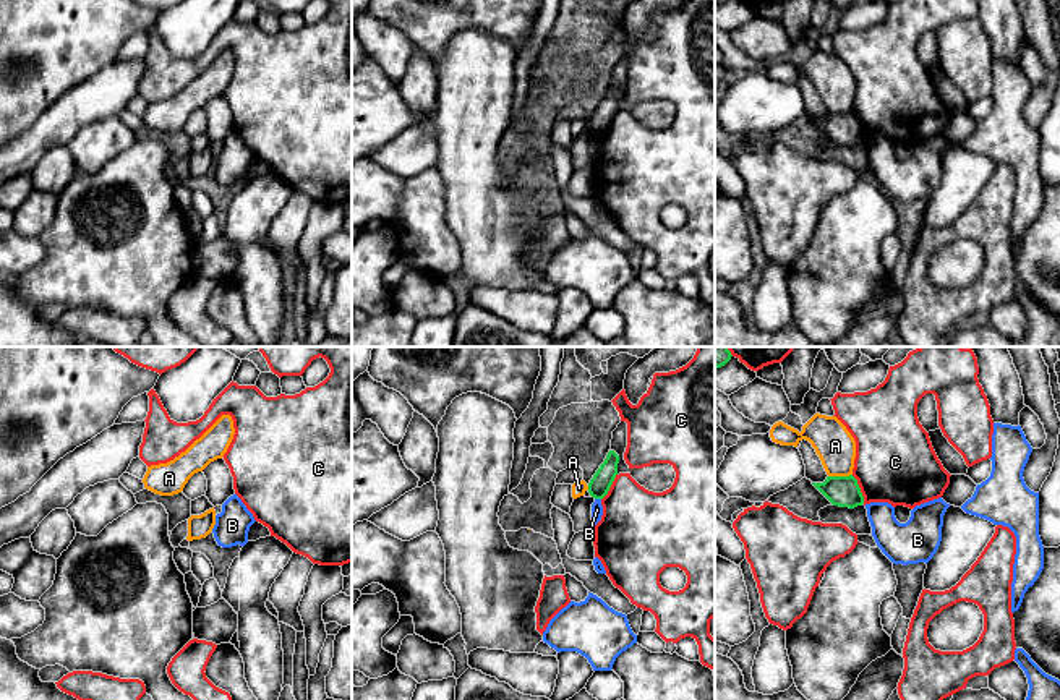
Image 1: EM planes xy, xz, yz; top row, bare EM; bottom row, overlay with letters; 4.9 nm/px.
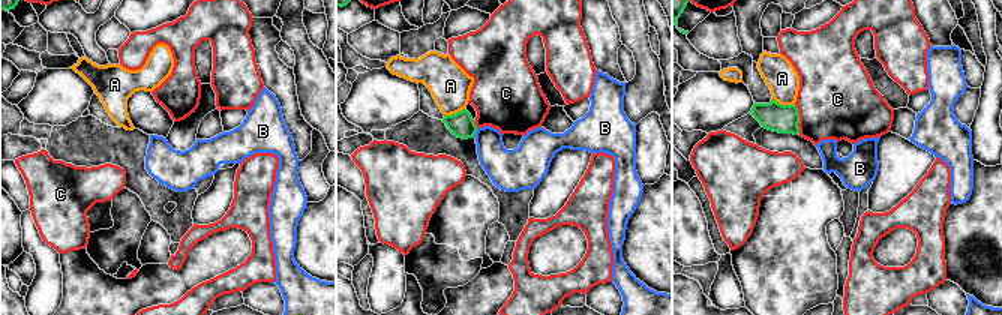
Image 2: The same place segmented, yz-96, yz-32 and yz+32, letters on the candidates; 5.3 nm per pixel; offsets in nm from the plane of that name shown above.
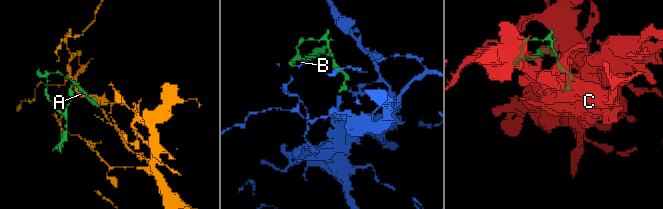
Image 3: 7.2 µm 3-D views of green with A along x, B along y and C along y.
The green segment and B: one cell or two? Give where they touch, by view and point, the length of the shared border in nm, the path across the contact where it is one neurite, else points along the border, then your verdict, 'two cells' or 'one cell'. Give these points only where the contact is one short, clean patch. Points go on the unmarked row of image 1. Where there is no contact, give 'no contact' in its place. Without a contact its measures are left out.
meets green in xz at (598, 135); contact 30 nm long; border along xz (595, 135), (600, 136); two cells

